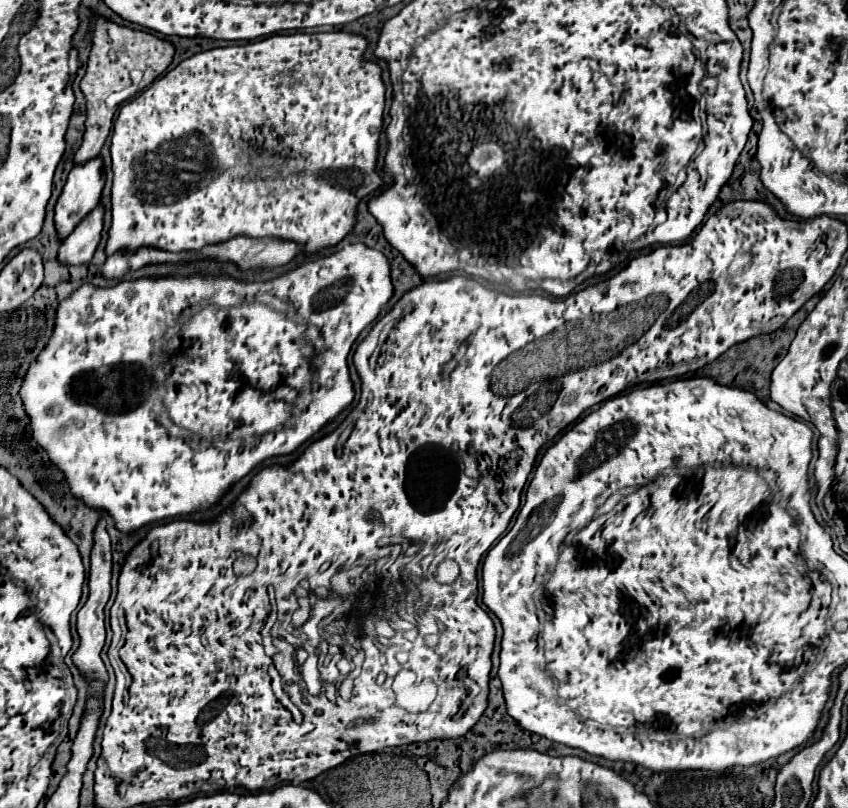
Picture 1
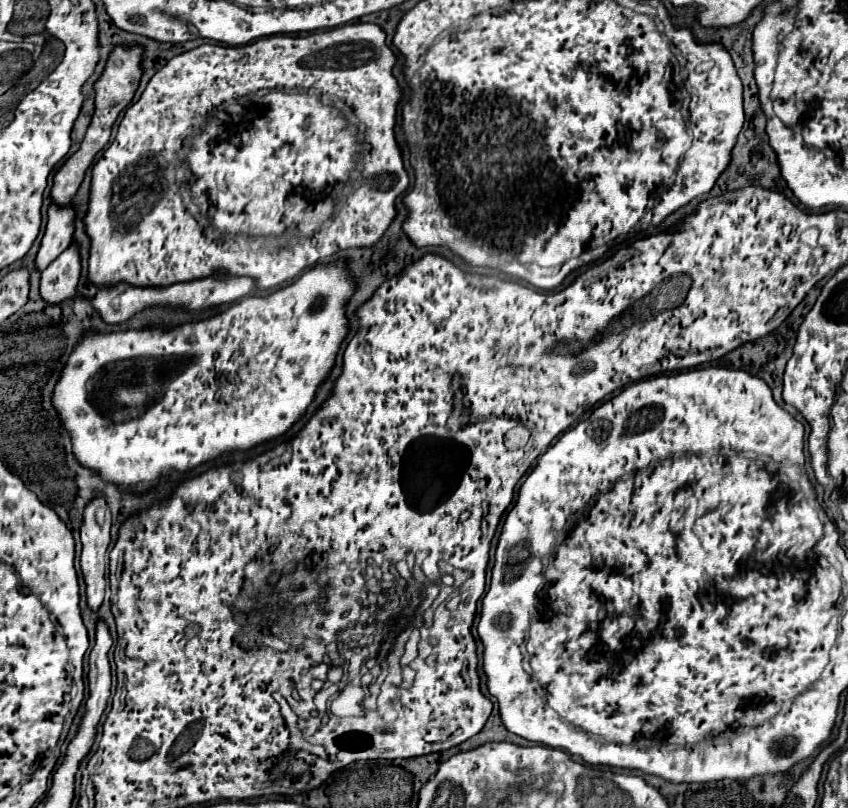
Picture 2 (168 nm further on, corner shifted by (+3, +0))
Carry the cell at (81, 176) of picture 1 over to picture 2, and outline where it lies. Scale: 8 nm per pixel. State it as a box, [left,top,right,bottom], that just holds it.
[35,205,75,271]

